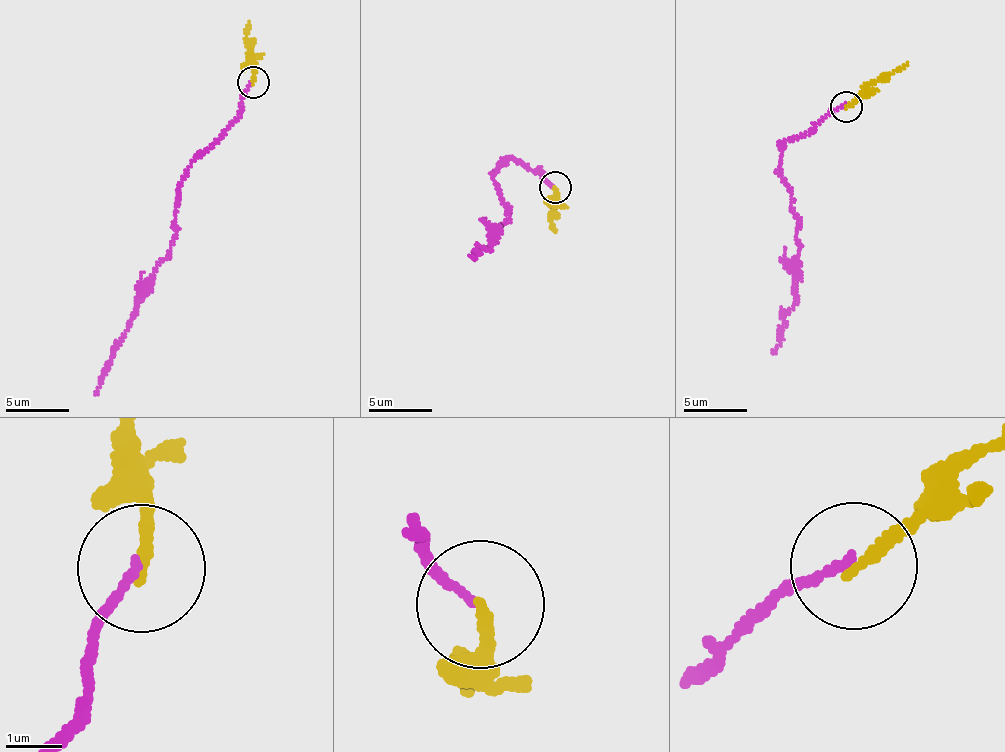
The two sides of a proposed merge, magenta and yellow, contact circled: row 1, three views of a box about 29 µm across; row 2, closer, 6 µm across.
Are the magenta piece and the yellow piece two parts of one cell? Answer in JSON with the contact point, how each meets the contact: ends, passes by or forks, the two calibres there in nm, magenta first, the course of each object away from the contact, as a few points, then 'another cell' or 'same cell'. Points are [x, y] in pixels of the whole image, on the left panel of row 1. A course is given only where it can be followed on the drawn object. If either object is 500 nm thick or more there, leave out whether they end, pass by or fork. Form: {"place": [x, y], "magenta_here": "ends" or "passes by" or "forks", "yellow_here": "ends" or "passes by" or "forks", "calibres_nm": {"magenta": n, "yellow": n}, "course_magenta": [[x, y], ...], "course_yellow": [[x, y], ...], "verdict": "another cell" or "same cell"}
{"place": [253, 82], "magenta_here": "ends", "yellow_here": "ends", "calibres_nm": {"magenta": 130, "yellow": 200}, "course_magenta": [[253, 81], [238, 114], [195, 161], [178, 188], [177, 238], [170, 257], [163, 261], [95, 395]], "course_yellow": [[253, 81], [244, 29], [249, 21]], "verdict": "another cell"}

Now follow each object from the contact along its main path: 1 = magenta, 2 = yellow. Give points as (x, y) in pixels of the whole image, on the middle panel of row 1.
1: (554, 186), (539, 171), (512, 159), (500, 164), (493, 179), (511, 210), (510, 216), (489, 251), (470, 256)
2: (554, 186), (550, 227), (554, 231)

